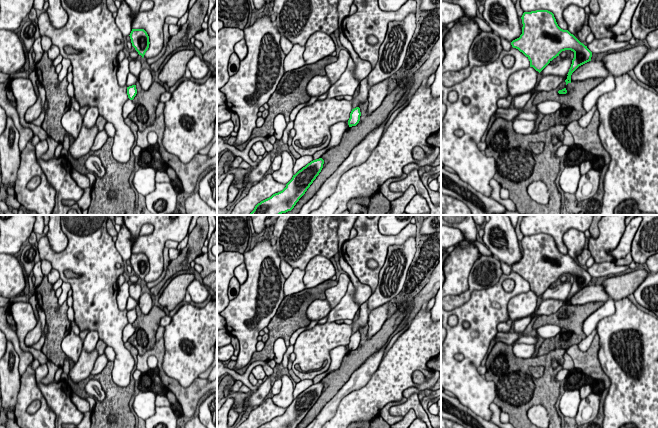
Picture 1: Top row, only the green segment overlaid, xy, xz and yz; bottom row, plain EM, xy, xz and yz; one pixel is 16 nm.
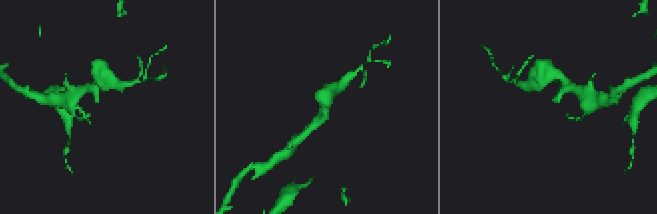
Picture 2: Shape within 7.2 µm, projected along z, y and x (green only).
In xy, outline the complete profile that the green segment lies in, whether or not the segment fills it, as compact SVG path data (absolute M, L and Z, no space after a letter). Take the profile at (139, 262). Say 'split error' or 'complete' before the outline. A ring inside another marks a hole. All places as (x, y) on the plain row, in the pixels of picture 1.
complete; M132 253L129 260L132 270L143 282L150 268L147 256L144 253Z

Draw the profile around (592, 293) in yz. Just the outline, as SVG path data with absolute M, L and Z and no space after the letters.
M589 285L579 290L571 299L571 306L583 305L589 302L606 302L609 298L604 287L600 285Z

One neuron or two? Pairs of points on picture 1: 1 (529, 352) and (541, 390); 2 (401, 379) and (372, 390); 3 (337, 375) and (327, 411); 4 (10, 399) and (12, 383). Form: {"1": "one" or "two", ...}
{"1": "two", "2": "one", "3": "two", "4": "one"}

